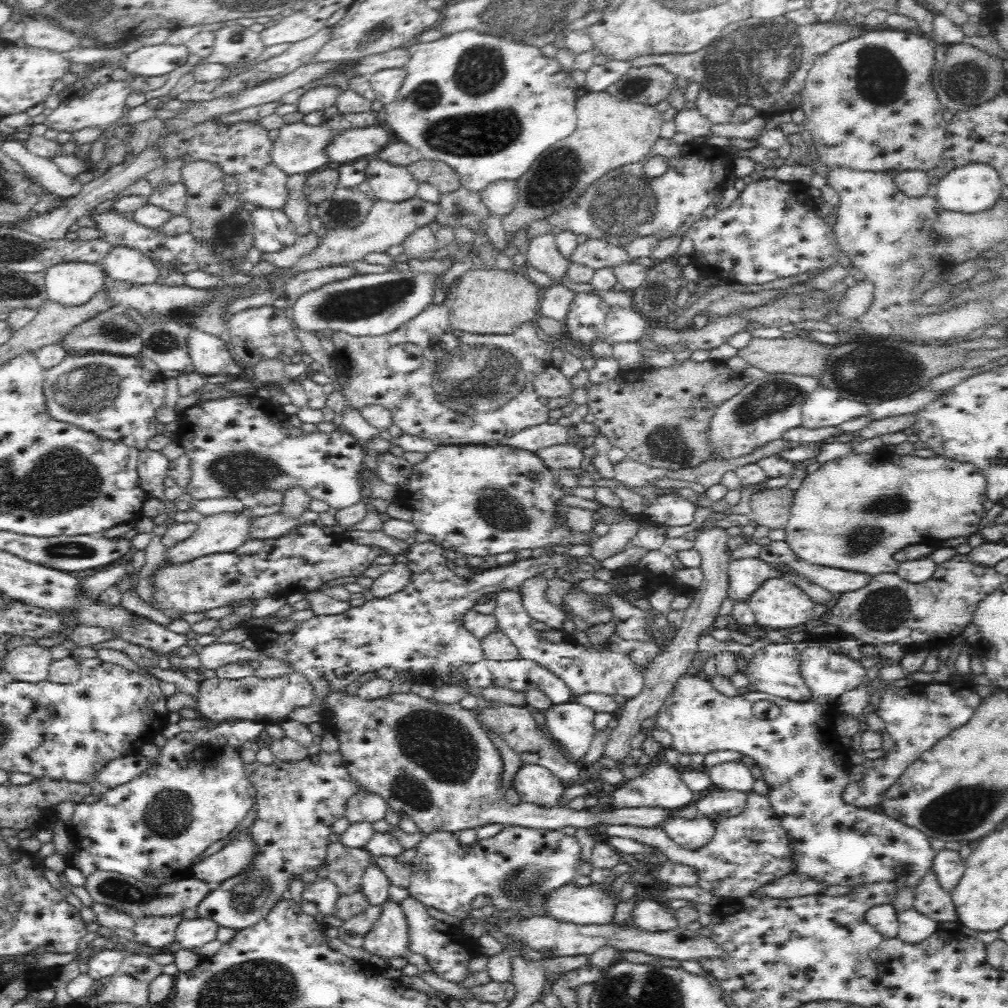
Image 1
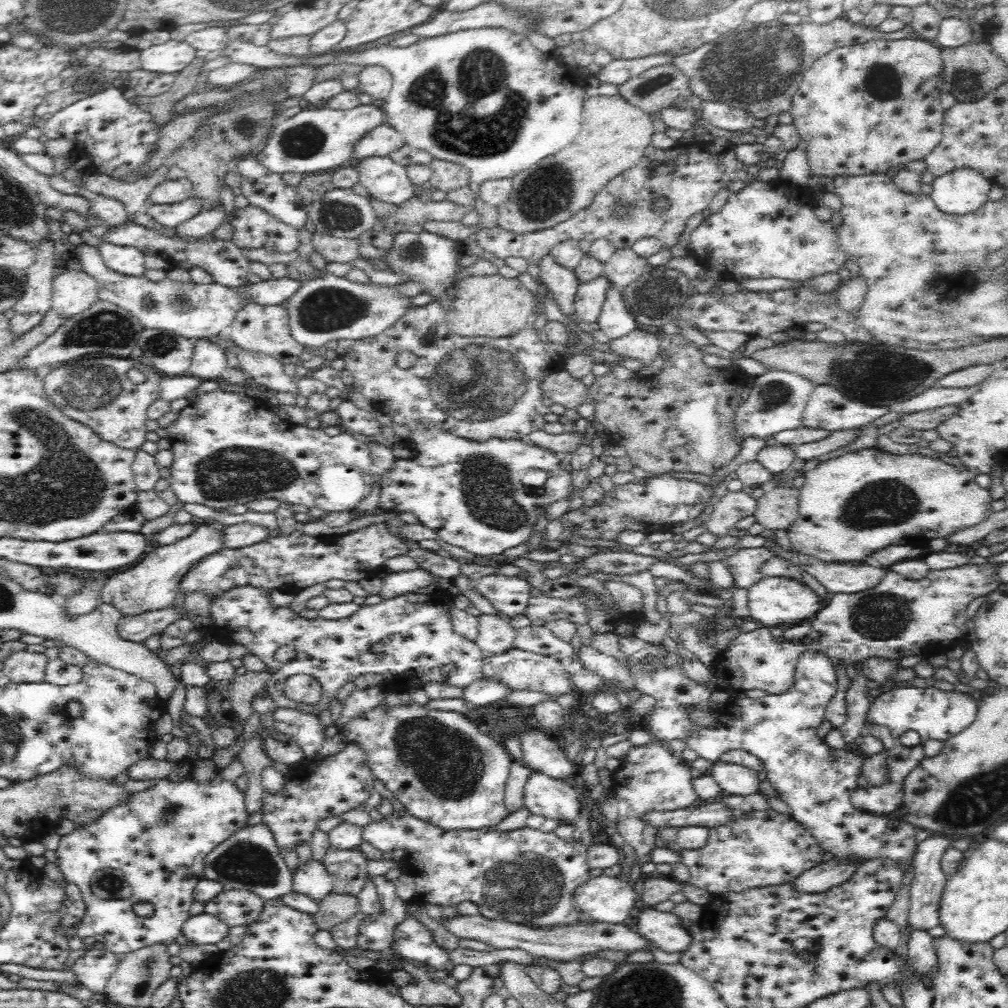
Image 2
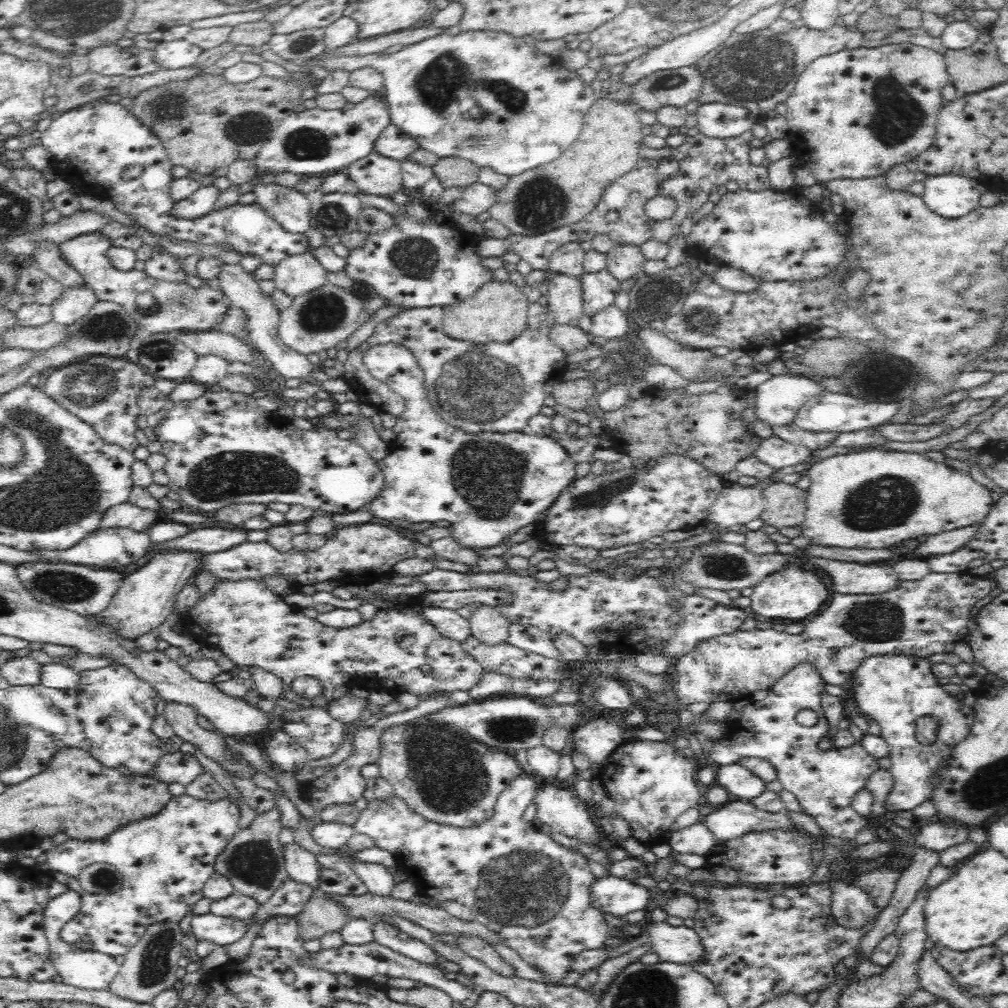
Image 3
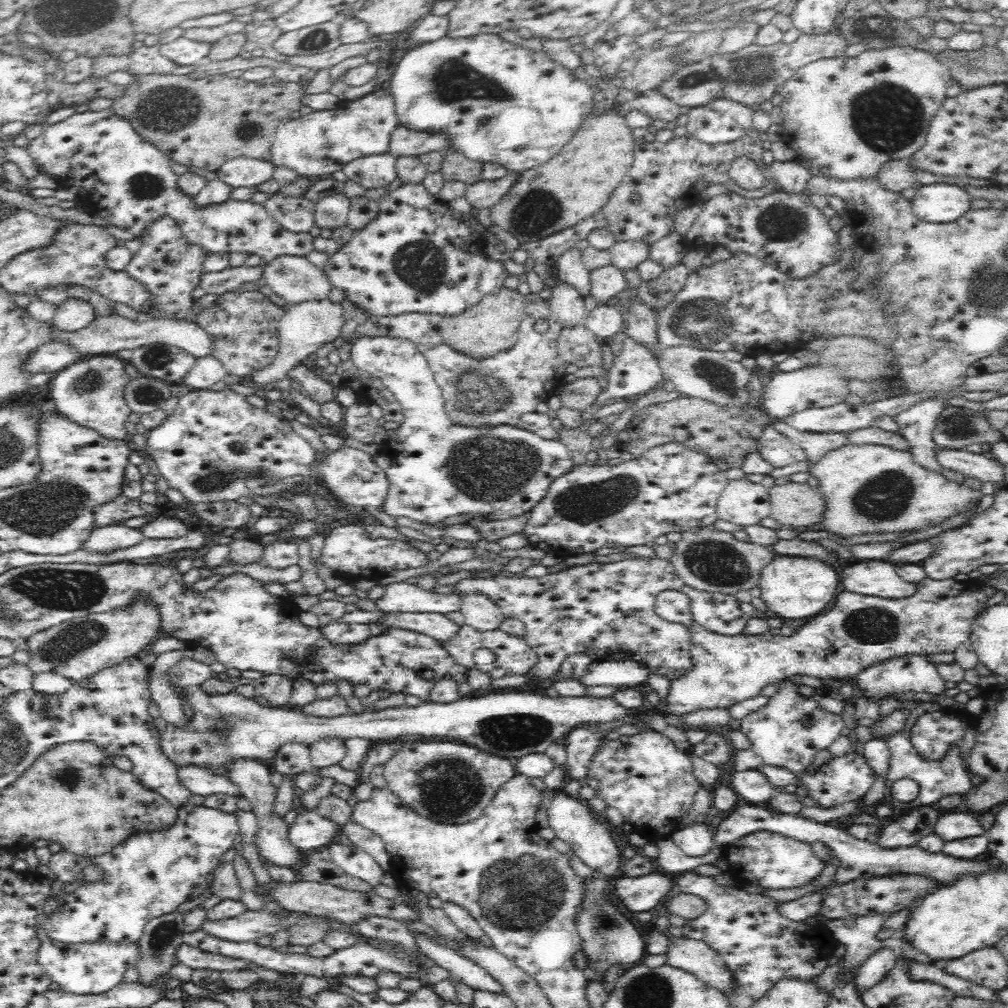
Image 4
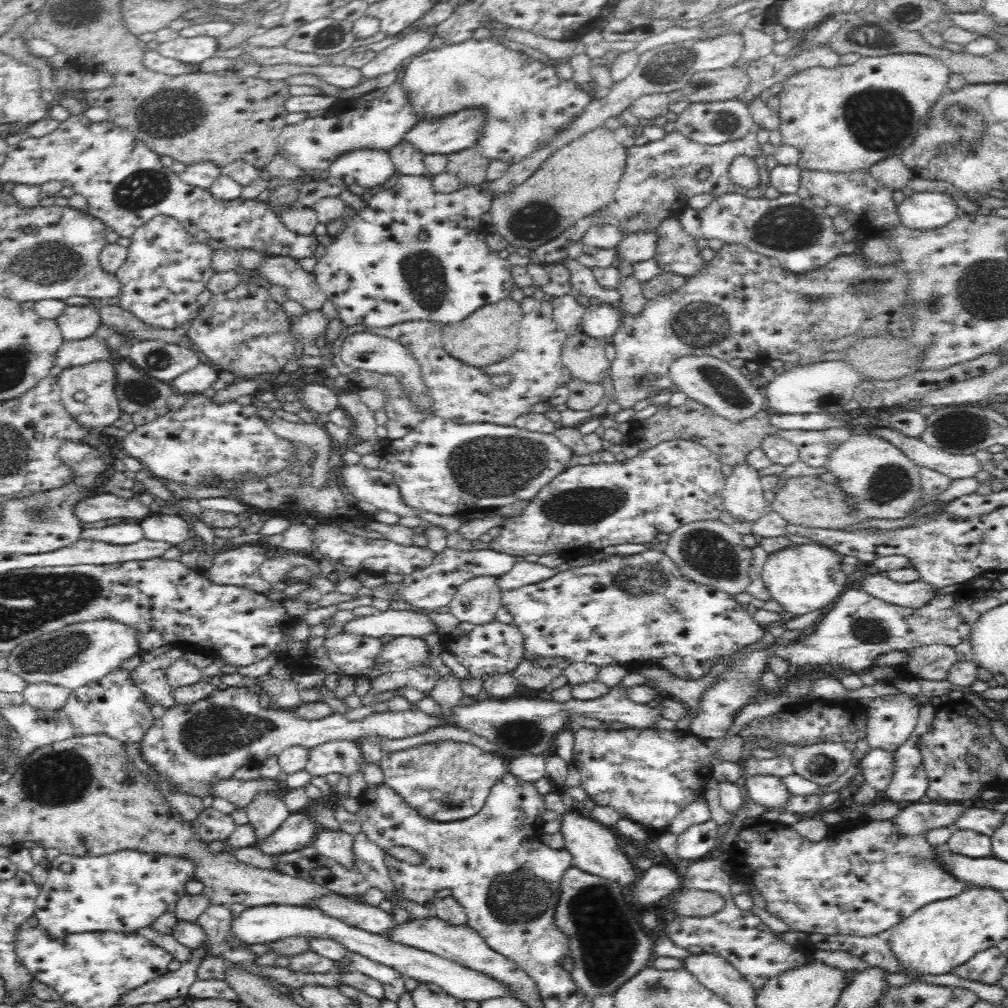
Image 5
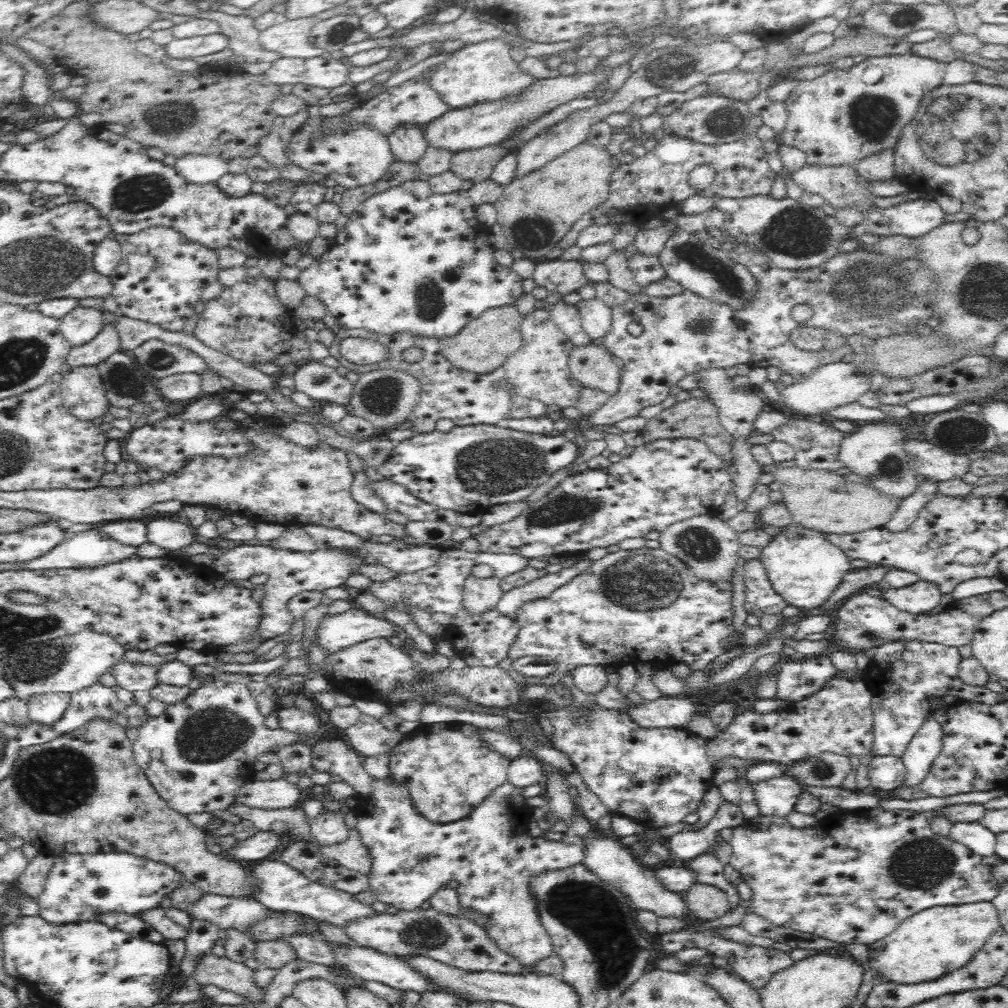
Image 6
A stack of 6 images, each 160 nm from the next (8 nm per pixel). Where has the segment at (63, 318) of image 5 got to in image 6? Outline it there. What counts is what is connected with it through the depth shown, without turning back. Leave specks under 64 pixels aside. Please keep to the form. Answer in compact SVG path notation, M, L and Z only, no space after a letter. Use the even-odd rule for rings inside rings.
M74 308L70 314L59 320L62 336L73 347L88 344L102 332L106 324L102 320L102 313L94 308Z

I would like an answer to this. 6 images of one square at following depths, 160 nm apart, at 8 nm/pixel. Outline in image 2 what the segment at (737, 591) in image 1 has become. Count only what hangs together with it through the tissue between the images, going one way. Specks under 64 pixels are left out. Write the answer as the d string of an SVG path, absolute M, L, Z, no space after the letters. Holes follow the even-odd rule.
M766 545L755 548L745 548L736 551L726 559L729 571L735 578L738 588L749 589L760 578L760 566L773 557L770 548Z

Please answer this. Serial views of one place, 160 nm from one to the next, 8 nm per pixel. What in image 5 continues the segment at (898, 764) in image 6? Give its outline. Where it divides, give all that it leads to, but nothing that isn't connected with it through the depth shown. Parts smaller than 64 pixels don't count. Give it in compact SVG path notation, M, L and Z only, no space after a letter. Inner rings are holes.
M870 750L858 757L857 765L866 783L877 791L886 791L894 774L894 756L886 750Z

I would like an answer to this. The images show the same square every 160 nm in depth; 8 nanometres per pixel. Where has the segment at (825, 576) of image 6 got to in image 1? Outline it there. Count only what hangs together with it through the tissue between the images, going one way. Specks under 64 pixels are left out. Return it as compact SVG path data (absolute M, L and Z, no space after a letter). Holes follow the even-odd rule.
M774 576L762 582L746 601L754 613L755 626L766 630L804 624L814 608L812 599L782 576Z

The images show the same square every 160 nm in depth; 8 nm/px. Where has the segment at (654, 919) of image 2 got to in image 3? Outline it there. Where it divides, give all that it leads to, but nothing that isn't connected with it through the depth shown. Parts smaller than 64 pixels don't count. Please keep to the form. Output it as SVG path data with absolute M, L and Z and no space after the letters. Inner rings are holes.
M646 921L641 928L648 932L652 951L659 954L662 962L694 966L705 959L701 938L690 927L672 927L665 921Z

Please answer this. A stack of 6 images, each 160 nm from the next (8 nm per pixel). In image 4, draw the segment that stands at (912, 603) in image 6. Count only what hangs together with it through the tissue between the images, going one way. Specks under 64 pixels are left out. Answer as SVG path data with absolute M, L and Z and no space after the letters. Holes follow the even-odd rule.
M860 562L842 572L842 588L862 596L901 599L912 596L917 583L904 582L886 562Z

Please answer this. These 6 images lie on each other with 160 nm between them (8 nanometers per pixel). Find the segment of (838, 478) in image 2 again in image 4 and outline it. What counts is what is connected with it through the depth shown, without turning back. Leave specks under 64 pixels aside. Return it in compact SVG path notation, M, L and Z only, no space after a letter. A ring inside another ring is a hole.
M848 444L828 452L822 460L811 464L809 473L819 480L817 489L823 494L826 510L820 523L824 531L834 532L840 536L854 534L872 534L872 532L898 532L898 530L917 530L940 524L946 518L958 514L968 504L980 500L984 493L973 490L966 485L947 480L942 473L920 468L910 451L899 451L889 446L878 444Z

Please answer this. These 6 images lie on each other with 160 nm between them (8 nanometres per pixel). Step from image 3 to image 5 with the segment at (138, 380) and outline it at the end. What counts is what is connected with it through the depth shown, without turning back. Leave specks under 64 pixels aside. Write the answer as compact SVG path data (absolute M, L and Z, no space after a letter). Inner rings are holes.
M97 360L84 366L65 368L57 377L61 387L61 400L65 409L82 426L101 431L105 426L110 426L121 415L120 407L114 393L114 367L112 363Z

